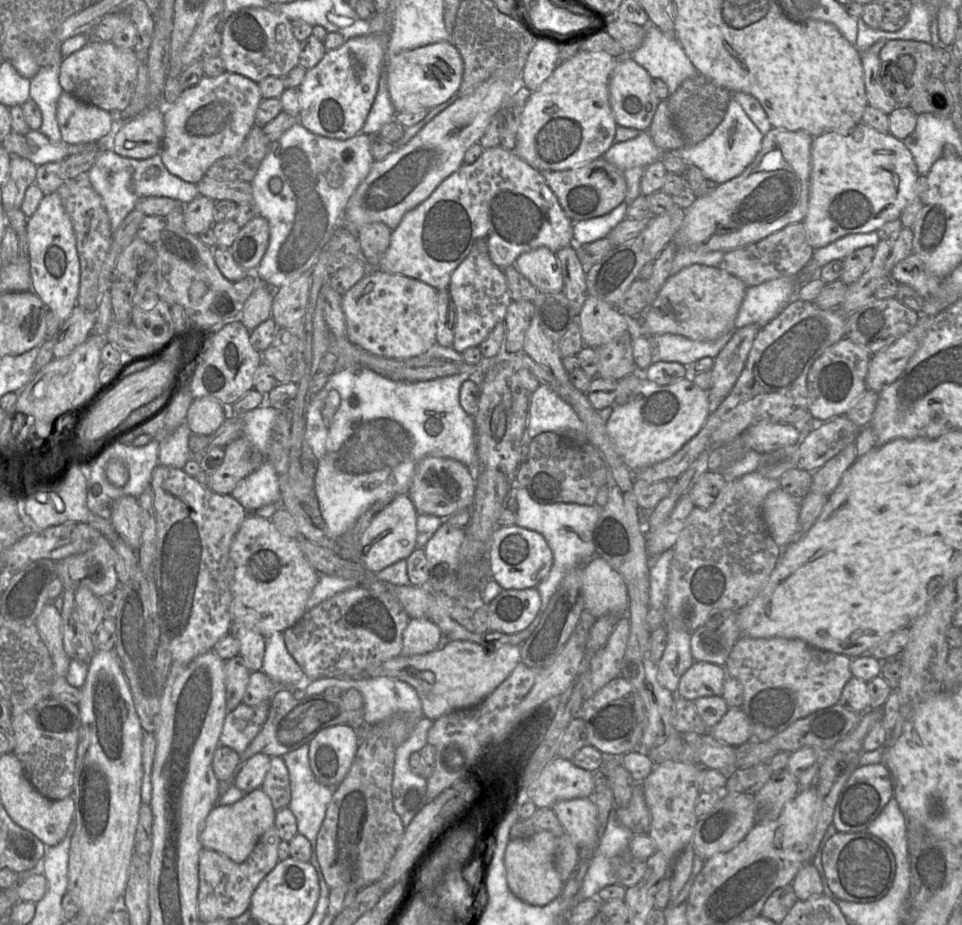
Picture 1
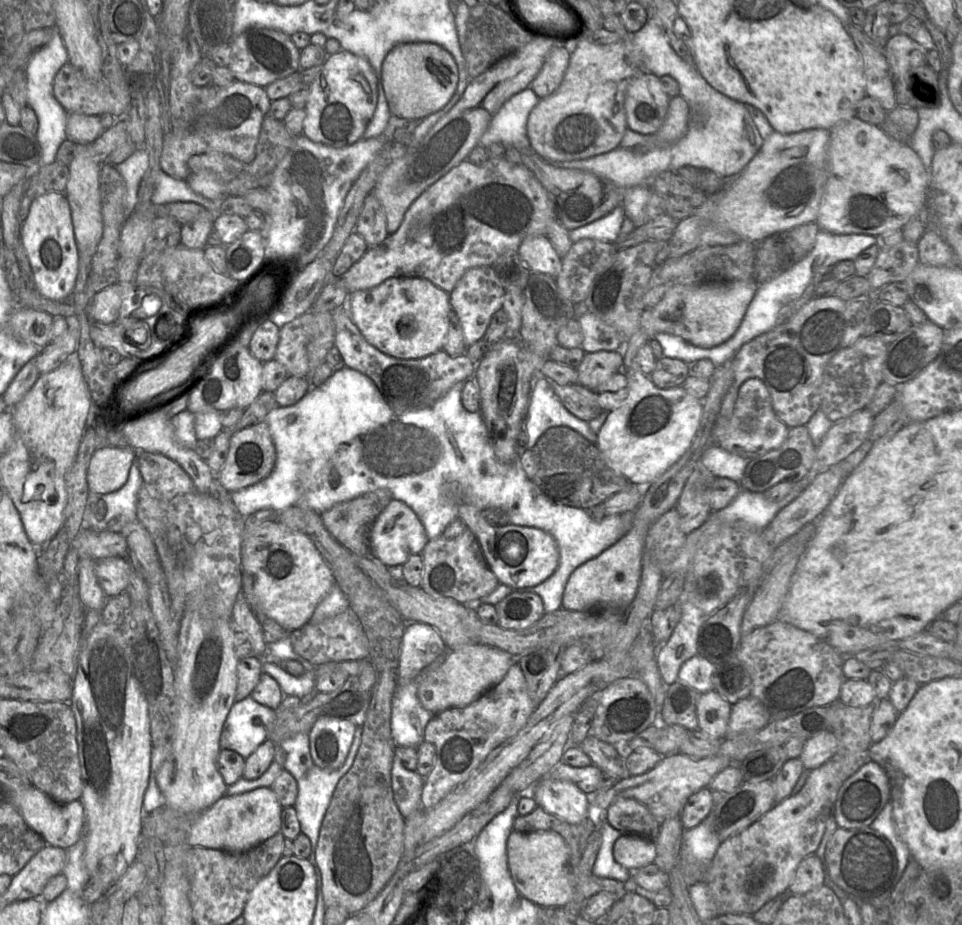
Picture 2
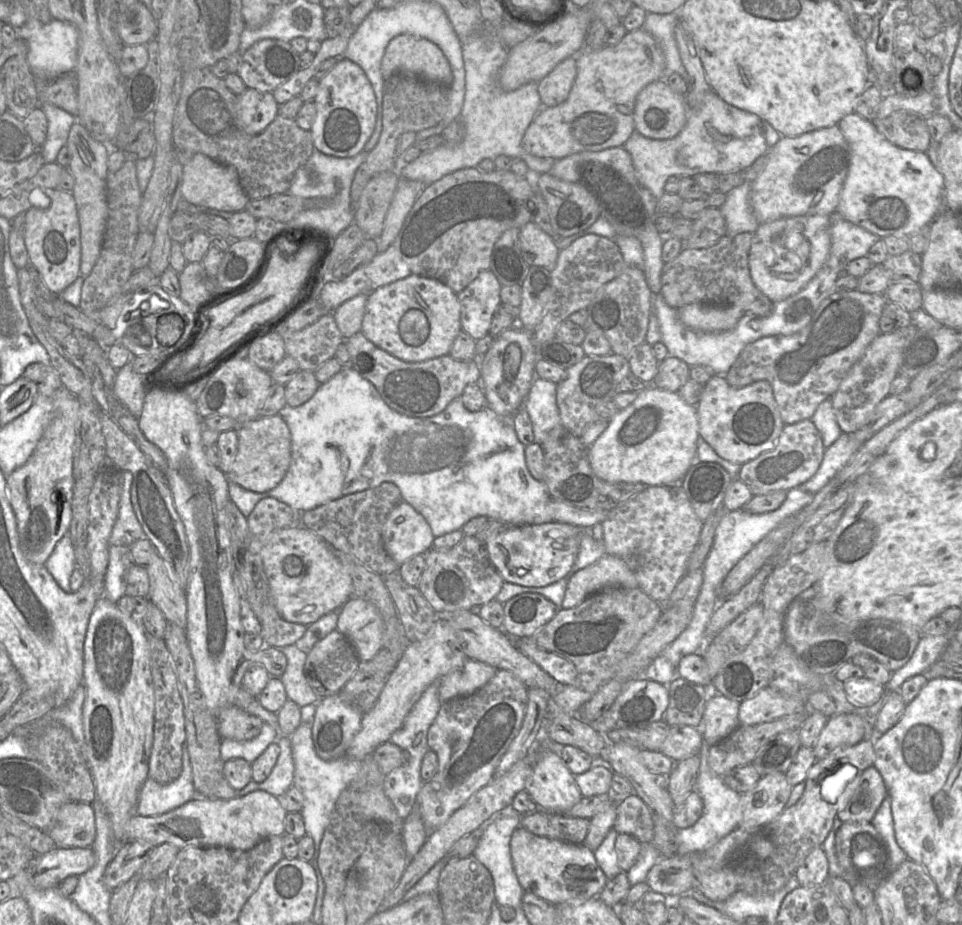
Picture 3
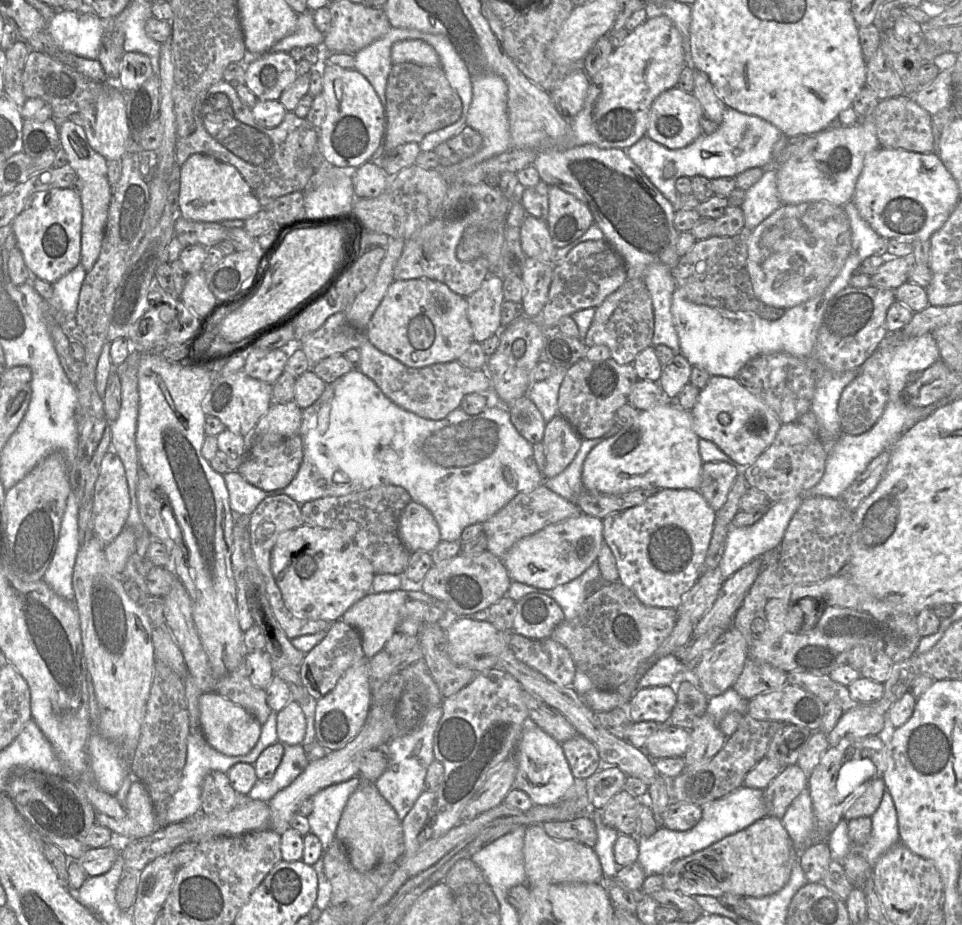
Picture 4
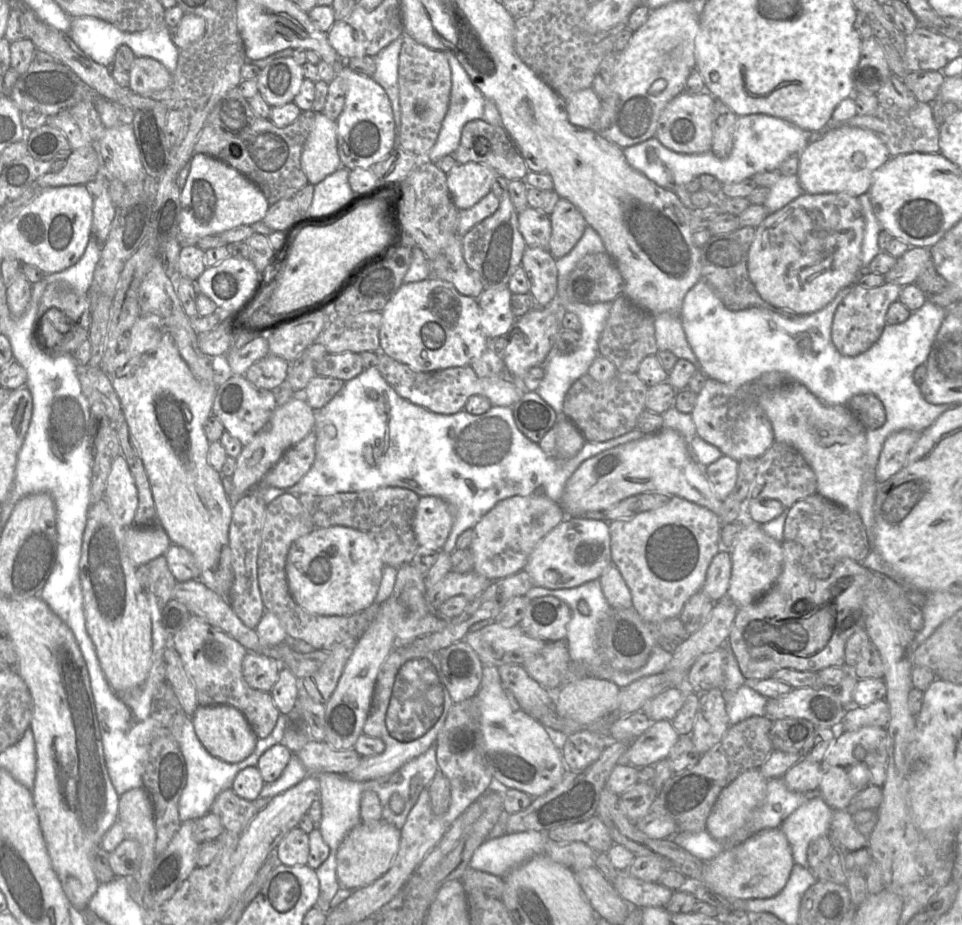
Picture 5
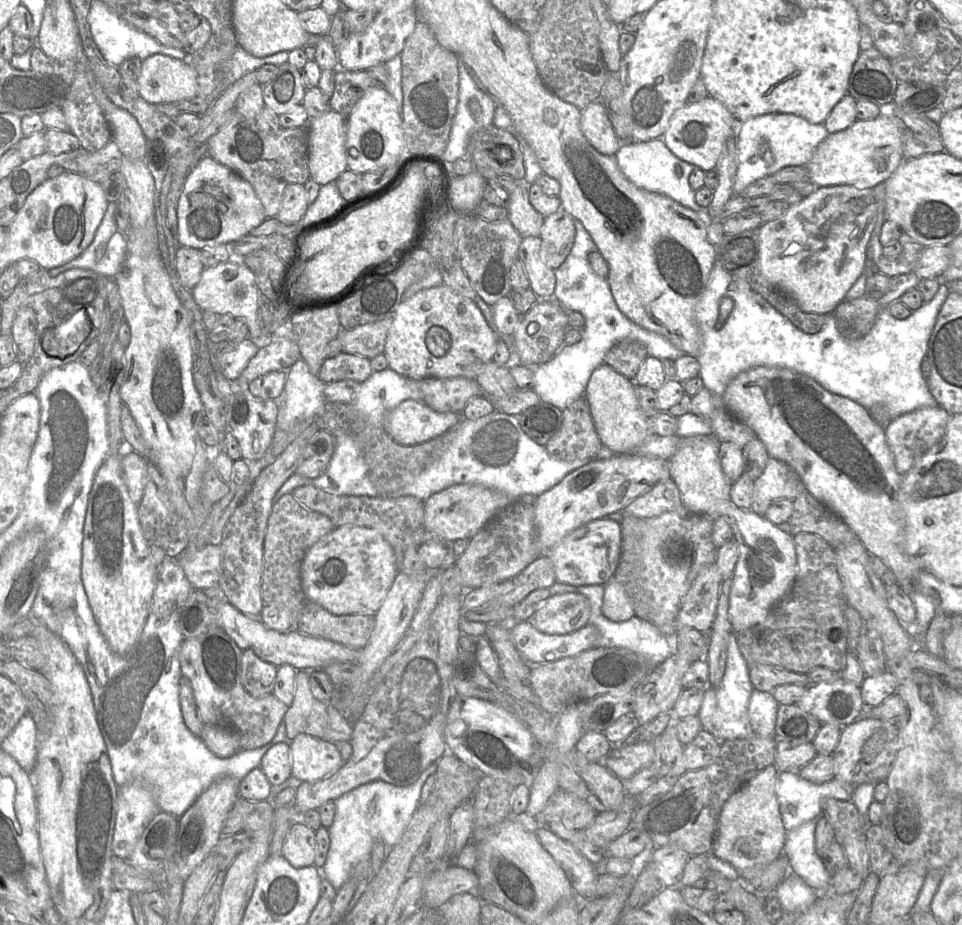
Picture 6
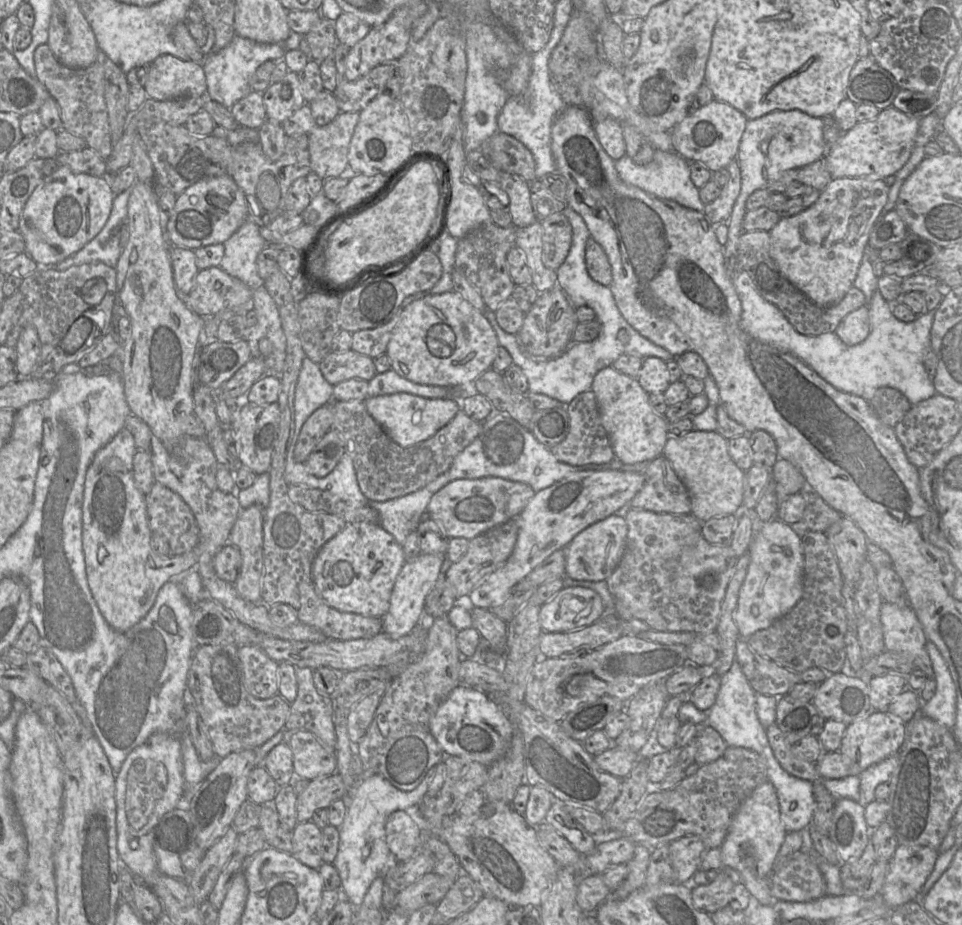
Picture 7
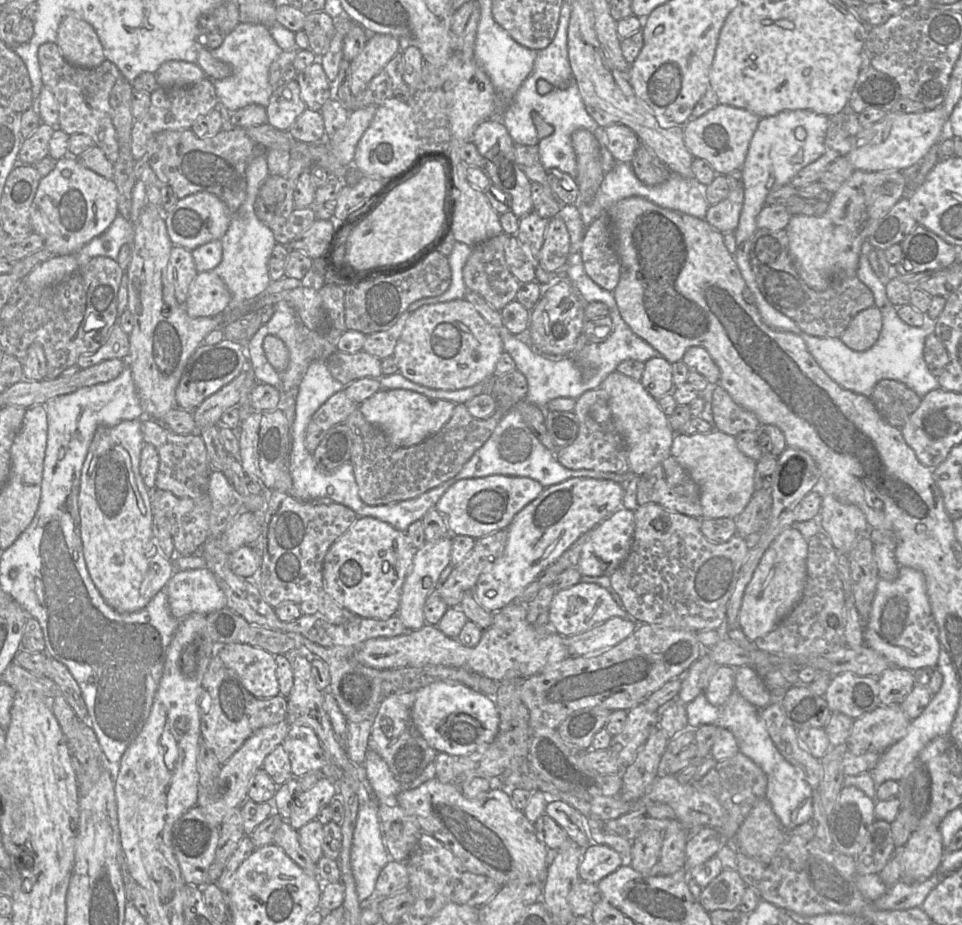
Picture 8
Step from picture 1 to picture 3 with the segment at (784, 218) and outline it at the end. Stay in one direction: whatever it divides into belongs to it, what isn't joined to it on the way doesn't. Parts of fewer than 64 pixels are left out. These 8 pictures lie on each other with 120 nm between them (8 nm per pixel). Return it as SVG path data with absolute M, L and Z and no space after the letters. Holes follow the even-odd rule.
M838 124L807 132L796 137L782 136L774 146L768 149L768 151L766 152L766 156L767 164L763 172L758 175L755 180L752 181L750 193L751 208L759 224L790 216L830 215L836 210L850 163L850 148Z

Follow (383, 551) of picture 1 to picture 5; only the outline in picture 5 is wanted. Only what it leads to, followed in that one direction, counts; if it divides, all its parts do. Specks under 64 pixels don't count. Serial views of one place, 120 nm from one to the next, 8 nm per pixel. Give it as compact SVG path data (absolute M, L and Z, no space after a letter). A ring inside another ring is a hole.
M441 497L420 498L414 518L414 531L420 546L440 550L453 526L452 510Z

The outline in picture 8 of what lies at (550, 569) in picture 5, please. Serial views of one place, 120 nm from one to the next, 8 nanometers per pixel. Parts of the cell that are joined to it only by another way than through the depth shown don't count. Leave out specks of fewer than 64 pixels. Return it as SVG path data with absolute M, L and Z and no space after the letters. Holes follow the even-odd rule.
M619 508L587 533L577 565L582 576L601 577L610 575L627 558L631 551L635 530L634 512Z

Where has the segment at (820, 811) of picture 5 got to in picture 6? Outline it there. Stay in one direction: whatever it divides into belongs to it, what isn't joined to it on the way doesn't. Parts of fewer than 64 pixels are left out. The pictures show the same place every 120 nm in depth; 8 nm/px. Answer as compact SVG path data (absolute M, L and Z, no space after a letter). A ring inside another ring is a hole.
M816 817L787 831L783 849L790 872L800 876L816 893L820 893L827 887L831 877L822 857L815 849L815 828L818 820L819 817Z

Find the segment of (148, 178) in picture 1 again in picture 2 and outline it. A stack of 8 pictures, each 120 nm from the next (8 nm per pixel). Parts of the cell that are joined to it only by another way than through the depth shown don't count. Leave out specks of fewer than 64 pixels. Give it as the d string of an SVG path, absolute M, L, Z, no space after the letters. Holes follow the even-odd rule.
M138 148L129 158L114 165L126 184L125 217L126 220L135 210L138 191L142 178L149 168L149 155L145 148ZM162 169L157 174L155 189L151 197L153 205L171 202L196 203L211 213L219 214L219 201L212 201L194 192L186 181L175 179Z

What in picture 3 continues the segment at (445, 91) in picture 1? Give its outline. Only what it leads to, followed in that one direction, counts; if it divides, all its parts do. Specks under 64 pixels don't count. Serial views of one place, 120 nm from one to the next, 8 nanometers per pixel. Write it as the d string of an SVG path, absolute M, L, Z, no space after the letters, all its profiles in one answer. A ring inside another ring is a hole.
M400 34L389 42L382 59L381 71L385 79L396 72L405 72L433 85L450 86L453 80L450 63L439 46L426 38L410 34Z

